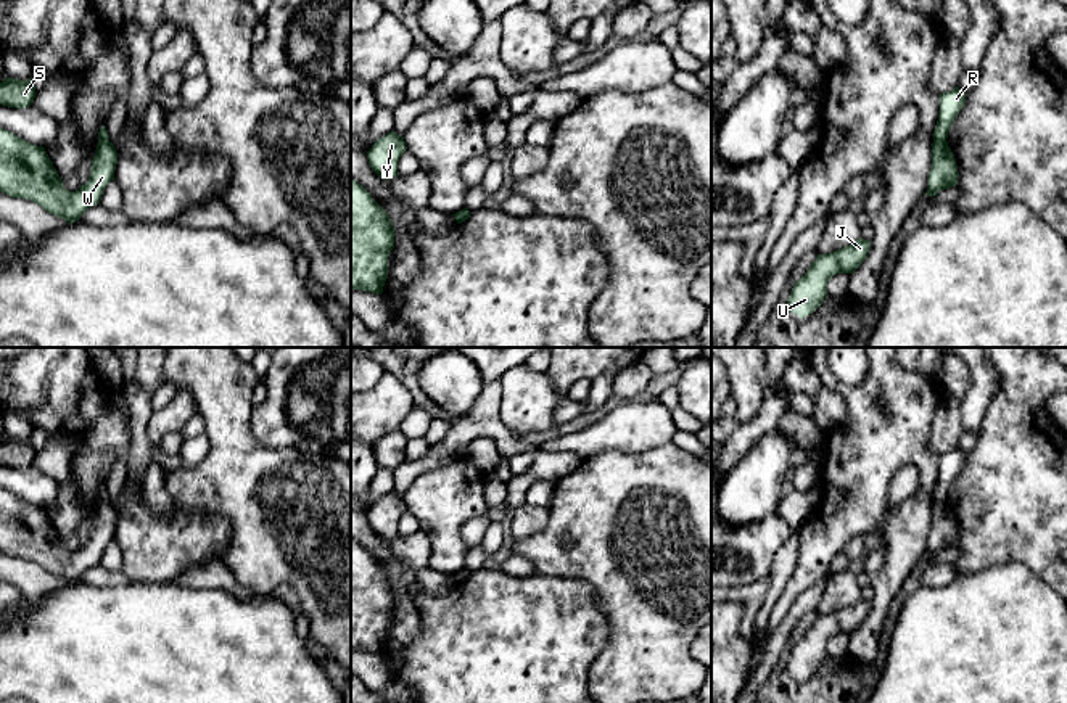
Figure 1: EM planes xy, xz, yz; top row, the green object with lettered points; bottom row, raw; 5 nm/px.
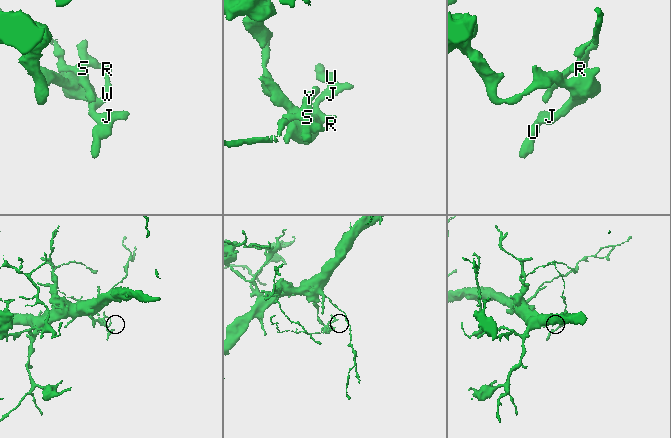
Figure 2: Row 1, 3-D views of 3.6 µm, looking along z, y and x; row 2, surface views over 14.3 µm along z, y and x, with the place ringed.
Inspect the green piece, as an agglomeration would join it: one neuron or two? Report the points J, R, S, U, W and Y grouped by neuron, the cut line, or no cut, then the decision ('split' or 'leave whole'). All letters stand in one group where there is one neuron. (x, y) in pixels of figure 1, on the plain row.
J R S U W Y; no cut; leave whole

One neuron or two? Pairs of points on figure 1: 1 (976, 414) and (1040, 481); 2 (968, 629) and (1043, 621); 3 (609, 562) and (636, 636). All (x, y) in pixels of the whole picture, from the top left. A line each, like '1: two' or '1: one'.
1: two
2: one
3: one

